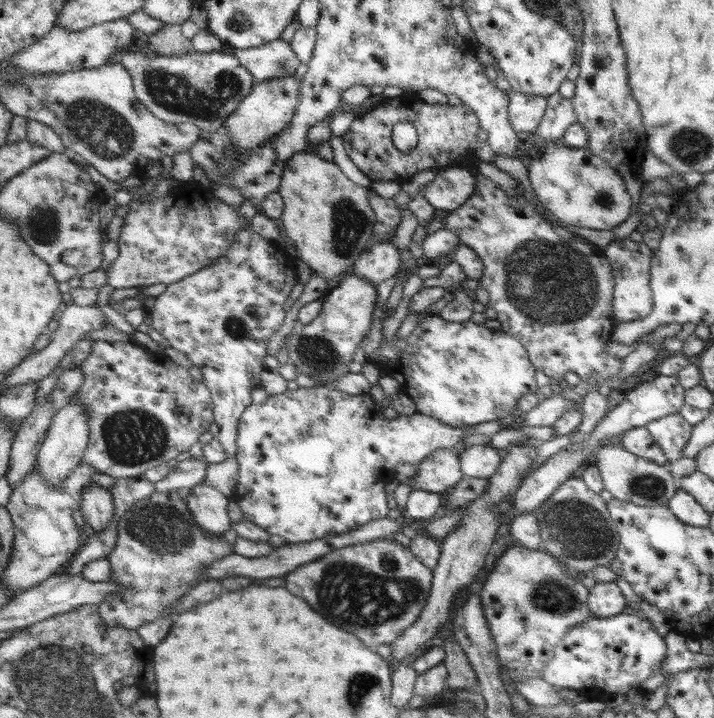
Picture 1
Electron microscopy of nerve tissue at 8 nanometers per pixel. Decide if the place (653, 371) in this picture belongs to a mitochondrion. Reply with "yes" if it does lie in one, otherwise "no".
no

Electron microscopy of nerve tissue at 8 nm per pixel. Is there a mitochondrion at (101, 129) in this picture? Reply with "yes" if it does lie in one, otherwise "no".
yes

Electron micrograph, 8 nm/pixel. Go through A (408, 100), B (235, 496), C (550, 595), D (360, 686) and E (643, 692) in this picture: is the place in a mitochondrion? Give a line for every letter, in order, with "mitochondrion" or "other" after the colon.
A: other
B: other
C: mitochondrion
D: mitochondrion
E: other

